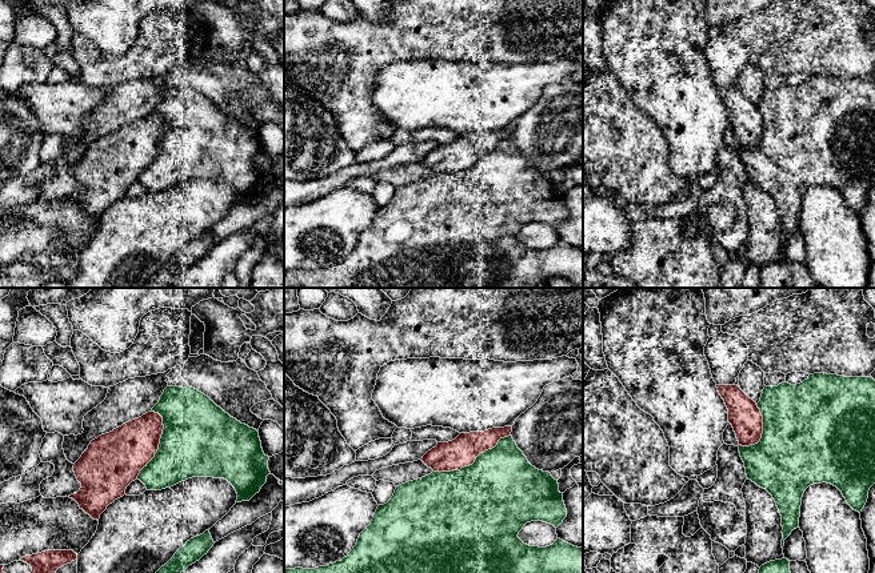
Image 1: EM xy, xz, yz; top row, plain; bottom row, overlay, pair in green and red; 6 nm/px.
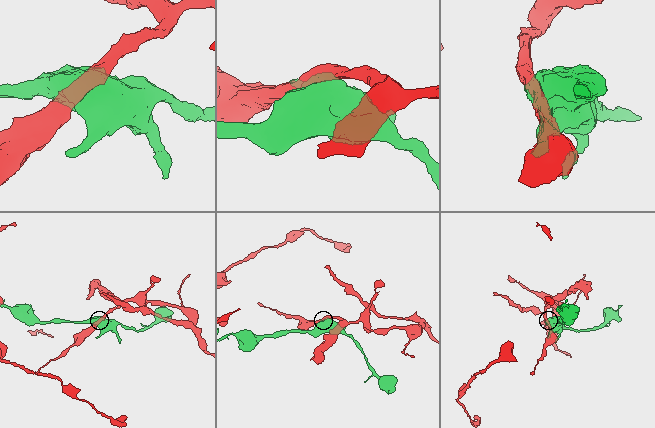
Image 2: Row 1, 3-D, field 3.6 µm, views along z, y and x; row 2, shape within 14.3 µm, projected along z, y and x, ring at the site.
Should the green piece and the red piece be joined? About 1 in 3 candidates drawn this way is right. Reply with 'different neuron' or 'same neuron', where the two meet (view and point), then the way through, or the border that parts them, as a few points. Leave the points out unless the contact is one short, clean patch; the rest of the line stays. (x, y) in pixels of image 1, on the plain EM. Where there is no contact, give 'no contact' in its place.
different neuron; meets green in xz at (474, 164)

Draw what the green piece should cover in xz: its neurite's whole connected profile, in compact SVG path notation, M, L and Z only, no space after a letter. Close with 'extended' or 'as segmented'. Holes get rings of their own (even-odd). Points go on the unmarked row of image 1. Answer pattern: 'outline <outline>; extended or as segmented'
outline M508 137L500 140L495 149L480 155L470 168L464 168L460 172L432 173L425 179L396 188L391 201L377 208L371 225L360 235L356 247L347 259L315 271L284 271L284 288L535 288L536 285L546 284L551 277L563 277L574 284L583 285L583 249L574 248L560 240L546 249L530 248L518 239L527 224L543 223L558 229L566 219L567 211L563 195L559 193L558 181L550 173L532 168L518 149L512 137Z; as segmented

